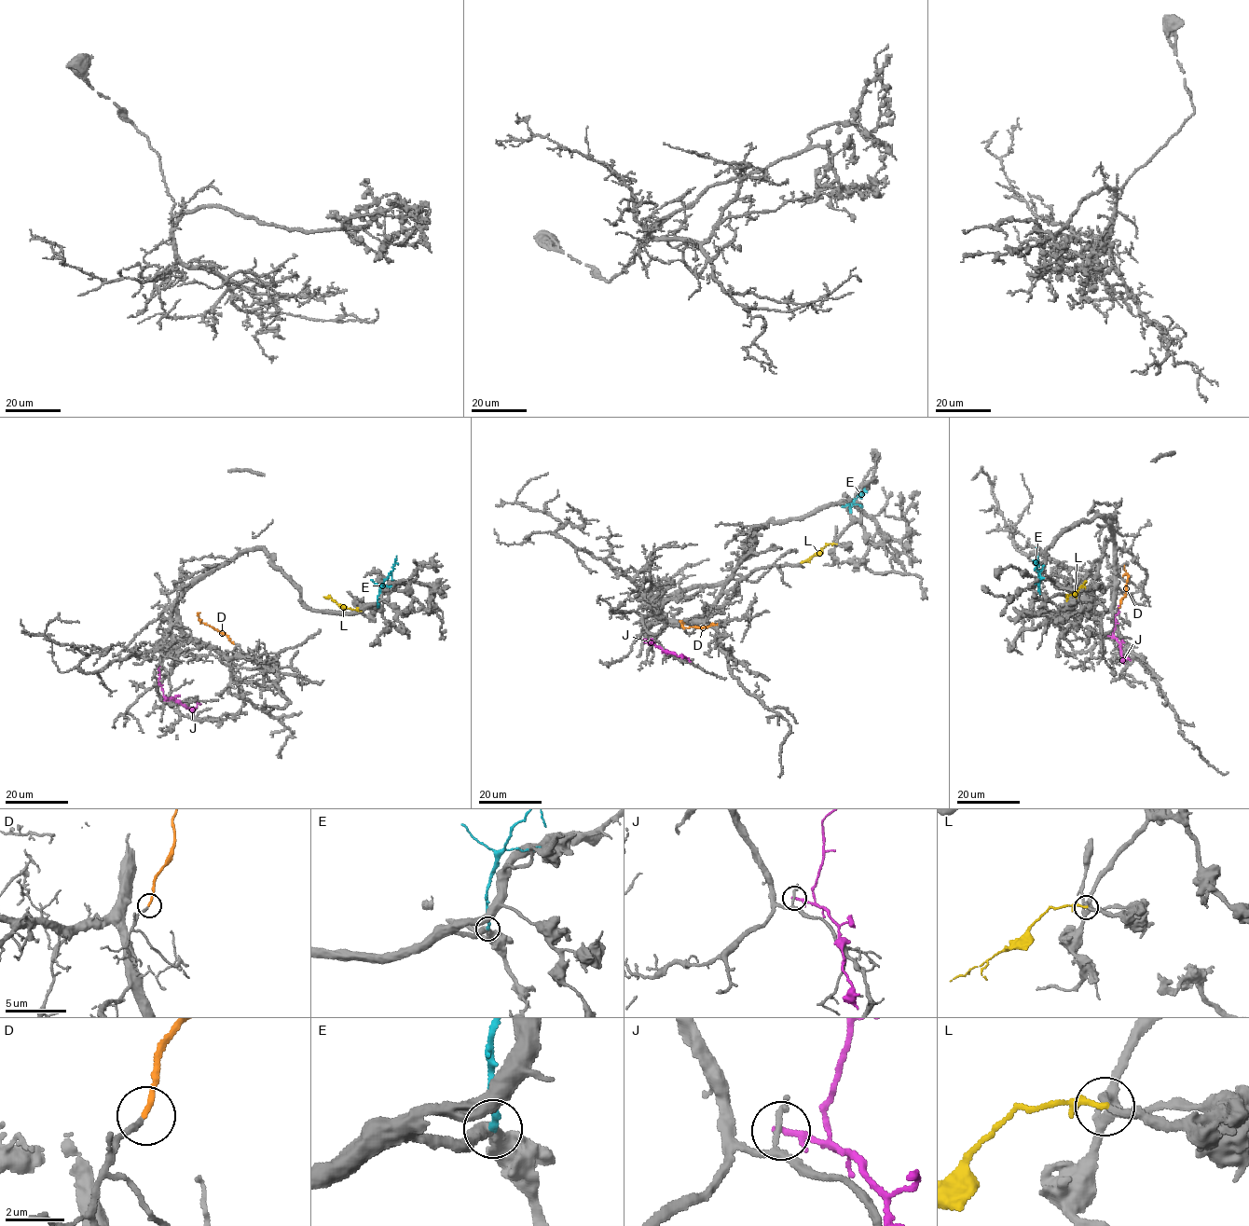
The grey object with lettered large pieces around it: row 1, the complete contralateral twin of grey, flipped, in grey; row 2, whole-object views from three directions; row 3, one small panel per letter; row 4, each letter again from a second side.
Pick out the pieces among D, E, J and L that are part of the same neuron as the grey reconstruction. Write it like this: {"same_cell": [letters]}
{"same_cell": ["D"]}

